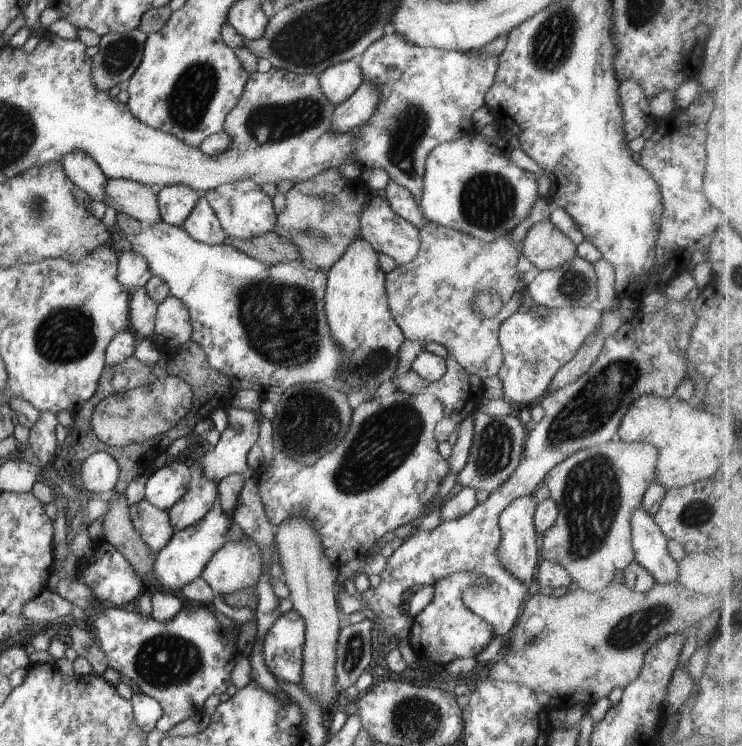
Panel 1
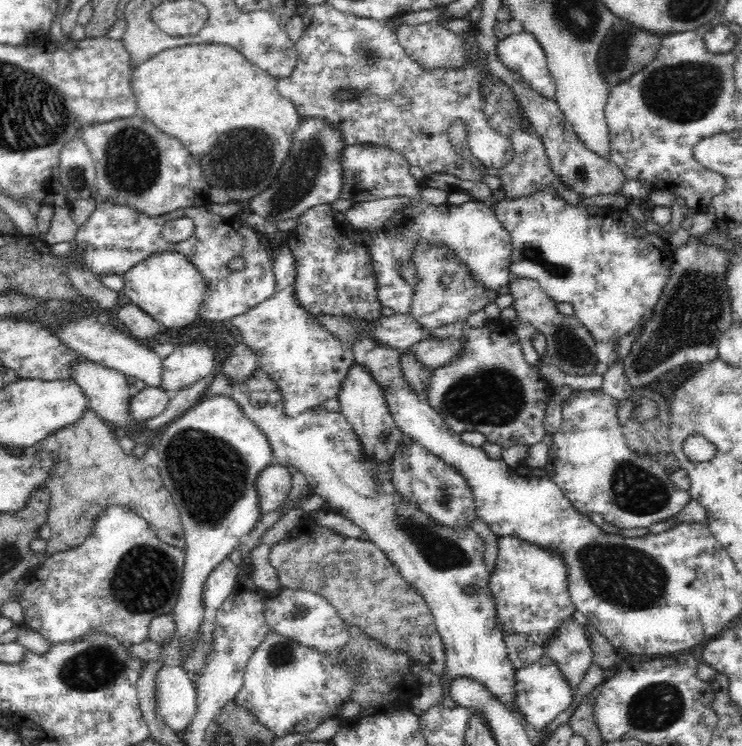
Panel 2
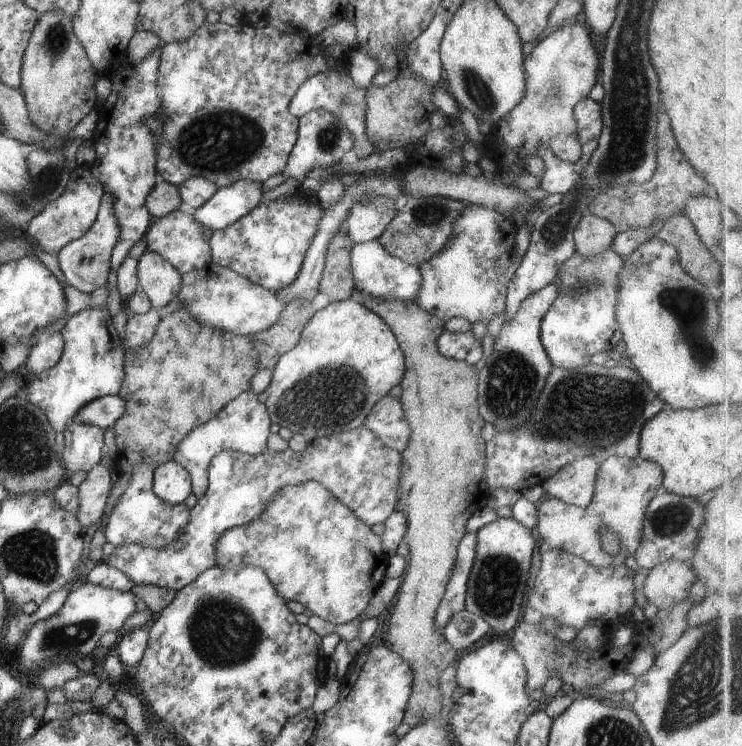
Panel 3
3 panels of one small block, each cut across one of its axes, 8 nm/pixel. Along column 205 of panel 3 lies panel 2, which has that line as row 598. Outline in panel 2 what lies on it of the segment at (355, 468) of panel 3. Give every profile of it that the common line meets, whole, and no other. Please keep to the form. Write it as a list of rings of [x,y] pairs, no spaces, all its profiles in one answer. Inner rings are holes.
[[[516,535],[499,537],[496,566],[488,589],[496,601],[497,621],[506,634],[526,634],[542,644],[557,627],[578,617],[568,589],[568,564],[551,548],[541,548]]]

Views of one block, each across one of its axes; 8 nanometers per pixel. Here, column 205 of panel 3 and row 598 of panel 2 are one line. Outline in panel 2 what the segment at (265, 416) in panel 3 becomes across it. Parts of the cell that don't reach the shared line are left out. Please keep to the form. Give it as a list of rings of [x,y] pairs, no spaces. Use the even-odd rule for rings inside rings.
[[[256,369],[242,382],[235,382],[228,387],[227,395],[242,409],[249,418],[268,437],[272,445],[272,460],[282,466],[294,466],[302,472],[307,486],[316,486],[315,492],[325,498],[321,510],[340,513],[348,517],[368,535],[368,540],[386,554],[386,557],[398,568],[401,576],[424,598],[435,619],[437,632],[444,642],[446,651],[446,678],[470,677],[489,688],[494,699],[506,705],[511,711],[516,710],[516,668],[508,657],[502,632],[497,627],[496,601],[488,589],[489,572],[484,563],[485,540],[470,526],[464,528],[446,528],[428,518],[419,508],[407,502],[397,493],[392,482],[391,458],[384,464],[368,460],[363,453],[358,435],[350,421],[341,413],[329,412],[323,406],[306,409],[303,413],[290,417],[284,411],[284,395],[270,379],[268,373]],[[468,588],[478,589],[474,596],[467,596]]]

